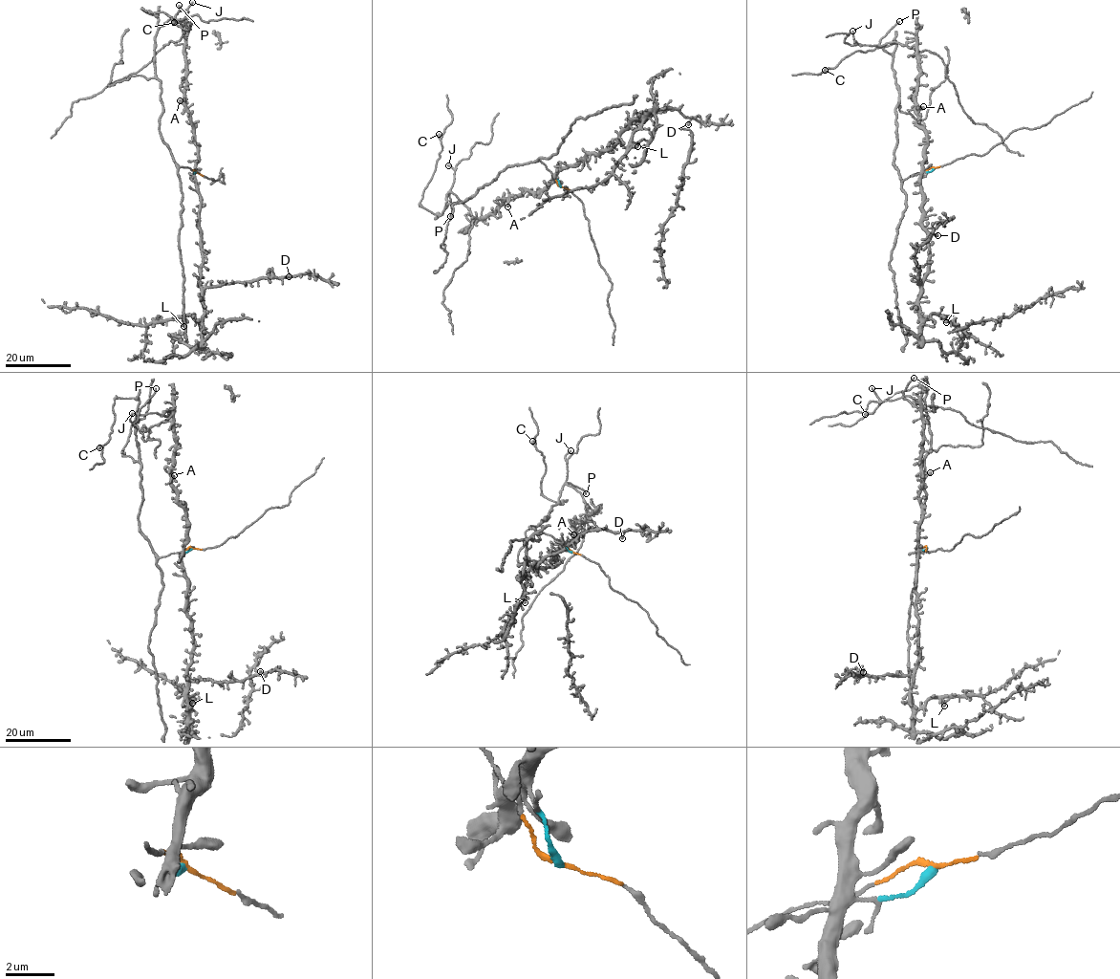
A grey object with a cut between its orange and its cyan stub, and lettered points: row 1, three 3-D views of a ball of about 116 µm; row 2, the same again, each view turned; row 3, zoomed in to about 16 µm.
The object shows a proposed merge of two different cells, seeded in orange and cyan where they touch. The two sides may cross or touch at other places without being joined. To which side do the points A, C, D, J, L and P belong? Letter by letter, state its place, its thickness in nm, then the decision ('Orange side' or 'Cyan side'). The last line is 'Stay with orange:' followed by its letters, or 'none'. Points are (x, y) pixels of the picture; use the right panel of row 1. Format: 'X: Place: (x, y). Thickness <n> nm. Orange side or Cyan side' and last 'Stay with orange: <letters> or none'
A: Place: (923, 106). Thickness 480 nm. Cyan side
C: Place: (825, 70). Thickness 460 nm. Orange side
D: Place: (937, 235). Thickness 360 nm. Cyan side
J: Place: (852, 31). Thickness 160 nm. Orange side
L: Place: (946, 322). Thickness 550 nm. Cyan side
P: Place: (899, 21). Thickness 150 nm. Orange side
Stay with orange: C, J, P

